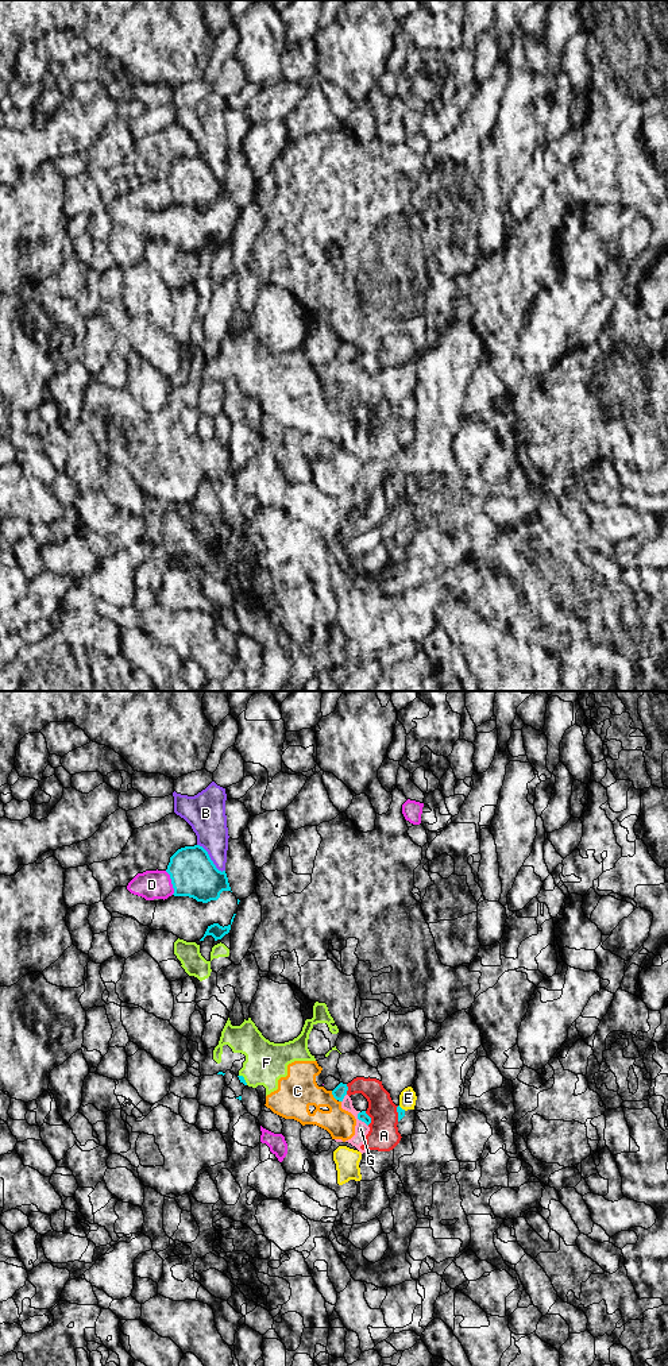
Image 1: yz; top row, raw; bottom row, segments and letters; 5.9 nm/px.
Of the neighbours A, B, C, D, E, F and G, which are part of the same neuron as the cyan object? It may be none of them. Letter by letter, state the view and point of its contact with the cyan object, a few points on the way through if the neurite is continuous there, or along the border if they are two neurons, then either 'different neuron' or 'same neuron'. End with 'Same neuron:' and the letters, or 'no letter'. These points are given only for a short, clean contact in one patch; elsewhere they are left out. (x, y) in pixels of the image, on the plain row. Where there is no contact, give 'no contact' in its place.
A: contact yz (370, 427); different neuron
B: contact yz (209, 168); different neuron
C: contact yz (334, 405); different neuron
D: contact yz (172, 192); different neuron
E: contact yz (401, 417); same neuron
F: contact yz (243, 388); different neuron
G: contact yz (359, 428); different neuron
Same neuron: E

